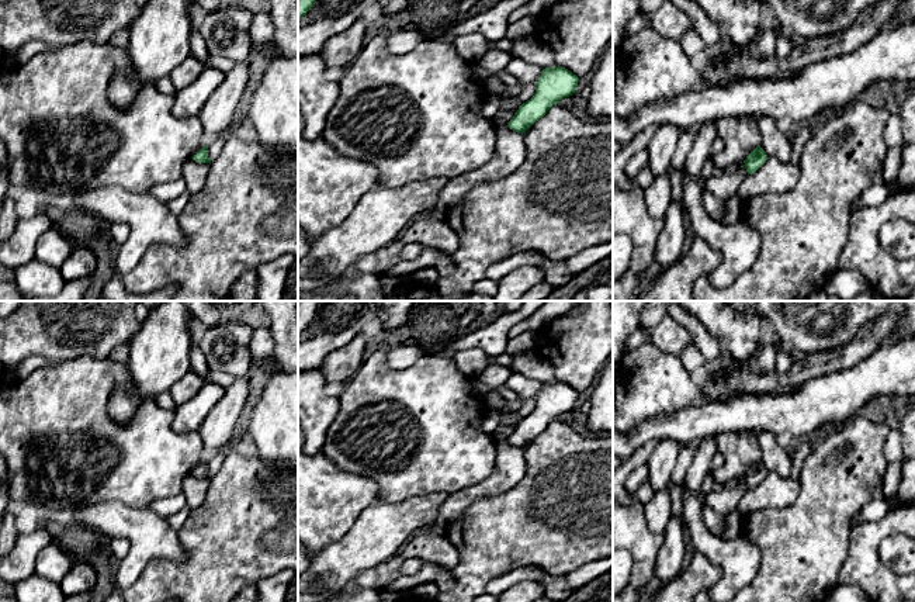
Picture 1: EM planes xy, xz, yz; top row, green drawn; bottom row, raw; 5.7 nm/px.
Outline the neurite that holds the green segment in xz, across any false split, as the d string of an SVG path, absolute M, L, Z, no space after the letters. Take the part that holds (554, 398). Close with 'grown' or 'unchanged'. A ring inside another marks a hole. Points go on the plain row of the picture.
M559 380L543 384L540 394L536 397L534 411L519 422L507 442L523 450L554 419L572 411L578 397L576 390Z | unchanged

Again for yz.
M756 461L744 475L748 489L755 488L766 475L767 471L765 466L760 461Z | unchanged

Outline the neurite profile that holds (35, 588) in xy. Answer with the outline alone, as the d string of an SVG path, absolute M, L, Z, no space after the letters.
M37 574L15 585L17 602L65 602L59 584Z

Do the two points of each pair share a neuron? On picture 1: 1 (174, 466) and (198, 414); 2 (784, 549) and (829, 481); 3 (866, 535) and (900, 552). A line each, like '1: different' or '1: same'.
1: different
2: same
3: different

